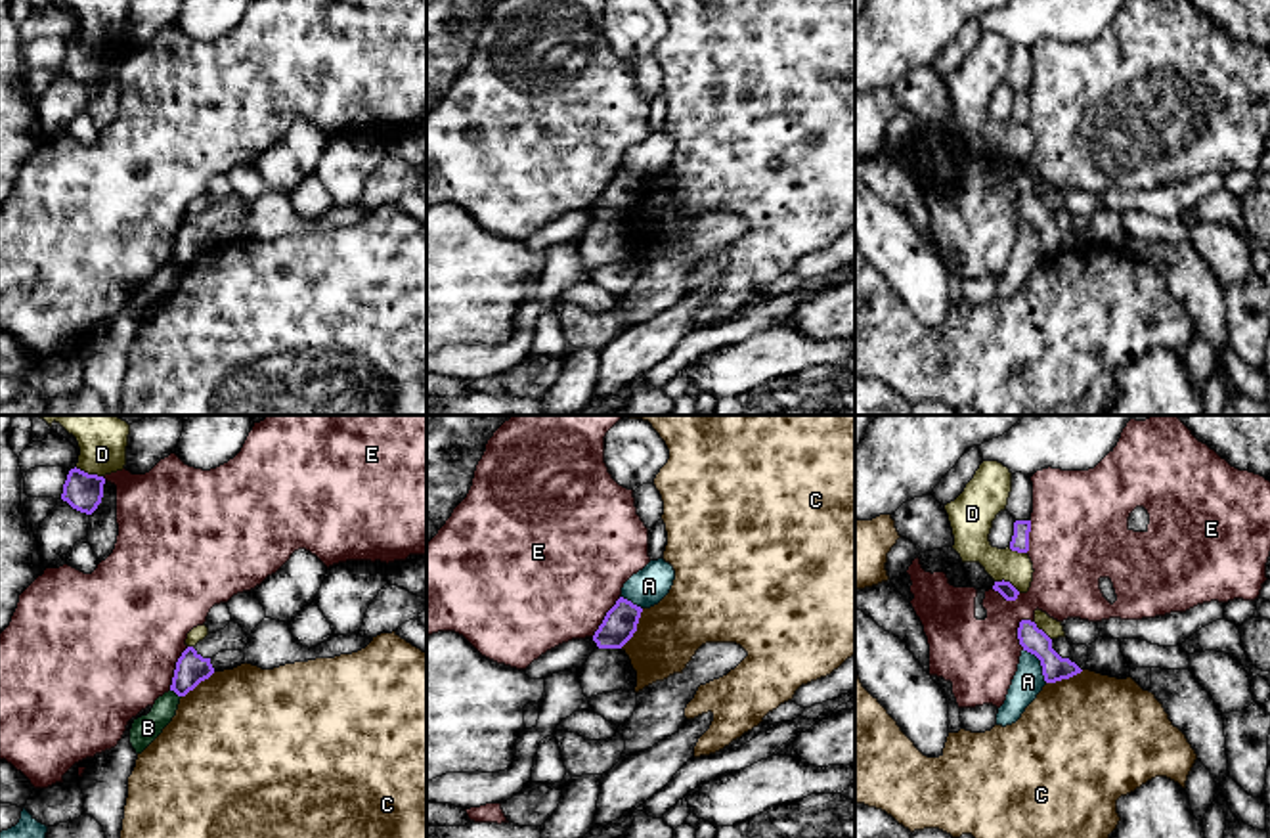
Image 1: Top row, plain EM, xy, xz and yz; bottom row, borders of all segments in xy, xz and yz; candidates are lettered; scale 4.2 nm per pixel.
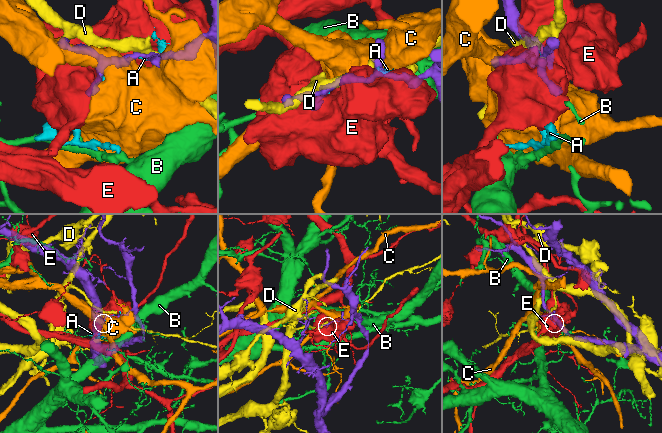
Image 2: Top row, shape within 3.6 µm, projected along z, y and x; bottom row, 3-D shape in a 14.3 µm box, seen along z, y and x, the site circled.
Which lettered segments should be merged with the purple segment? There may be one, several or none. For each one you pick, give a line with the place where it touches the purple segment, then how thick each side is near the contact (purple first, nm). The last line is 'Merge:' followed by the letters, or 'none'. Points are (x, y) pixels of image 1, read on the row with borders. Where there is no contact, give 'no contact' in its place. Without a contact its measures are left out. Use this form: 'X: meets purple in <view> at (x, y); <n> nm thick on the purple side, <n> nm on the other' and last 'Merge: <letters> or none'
Merge: none

